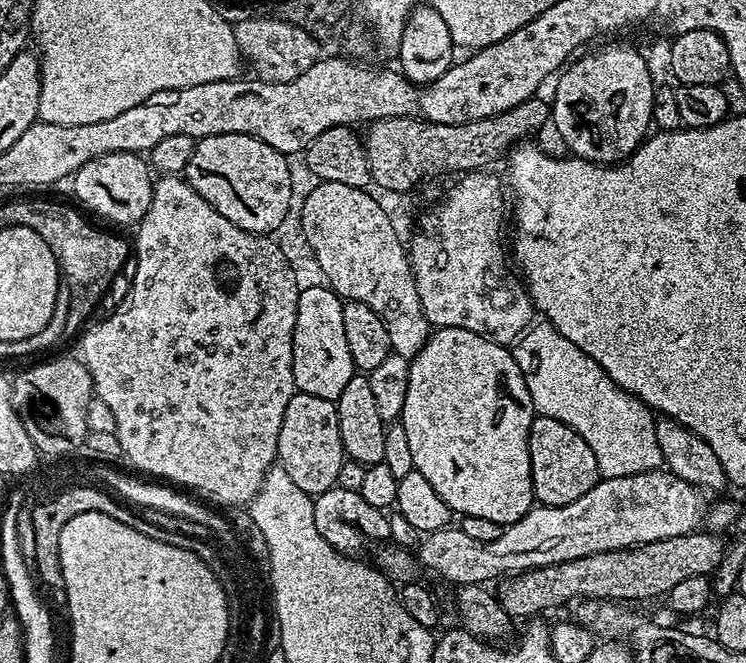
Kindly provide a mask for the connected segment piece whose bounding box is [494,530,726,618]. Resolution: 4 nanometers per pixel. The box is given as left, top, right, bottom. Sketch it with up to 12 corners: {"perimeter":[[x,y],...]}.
{"perimeter":[[724,536],[590,554],[499,581],[514,618],[563,600],[632,602],[711,577]]}

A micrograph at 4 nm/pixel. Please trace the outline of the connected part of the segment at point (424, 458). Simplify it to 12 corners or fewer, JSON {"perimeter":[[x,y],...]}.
{"perimeter":[[436,328],[399,424],[461,517],[534,506],[515,355]]}

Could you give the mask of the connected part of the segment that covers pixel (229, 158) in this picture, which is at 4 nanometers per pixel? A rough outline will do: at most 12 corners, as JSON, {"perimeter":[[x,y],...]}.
{"perimeter":[[246,134],[196,141],[183,175],[243,232],[292,204],[285,153]]}

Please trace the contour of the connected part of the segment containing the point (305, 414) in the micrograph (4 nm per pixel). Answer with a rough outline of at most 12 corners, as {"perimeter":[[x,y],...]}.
{"perimeter":[[297,392],[278,463],[313,498],[346,459],[335,400]]}

